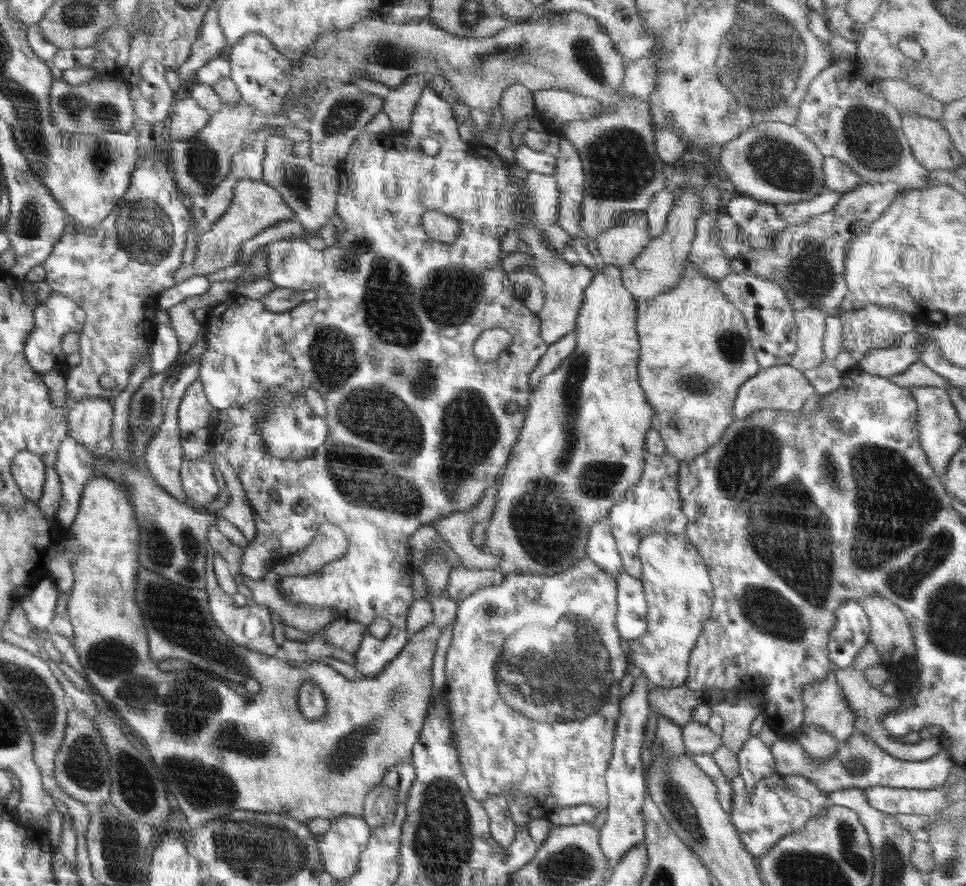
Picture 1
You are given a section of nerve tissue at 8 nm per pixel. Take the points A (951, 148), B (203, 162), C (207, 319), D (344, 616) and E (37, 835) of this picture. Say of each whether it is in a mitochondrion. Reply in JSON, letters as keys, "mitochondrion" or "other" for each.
{"A":"other","B":"mitochondrion","C":"other","D":"other","E":"other"}

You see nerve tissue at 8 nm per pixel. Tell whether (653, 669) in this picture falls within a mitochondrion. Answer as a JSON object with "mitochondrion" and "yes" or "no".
{"mitochondrion":"no"}

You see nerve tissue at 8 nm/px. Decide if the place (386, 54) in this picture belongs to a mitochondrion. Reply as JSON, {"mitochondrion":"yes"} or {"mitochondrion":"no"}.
{"mitochondrion":"yes"}

